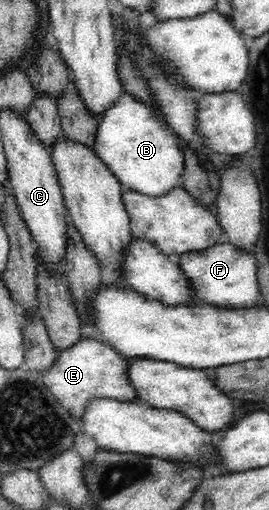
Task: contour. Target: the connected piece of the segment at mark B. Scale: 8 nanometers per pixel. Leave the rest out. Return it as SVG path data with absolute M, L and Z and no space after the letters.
M123 94L98 118L96 135L96 155L126 190L156 196L166 194L168 190L180 185L180 176L184 172L184 152L177 136L146 103L136 102Z

